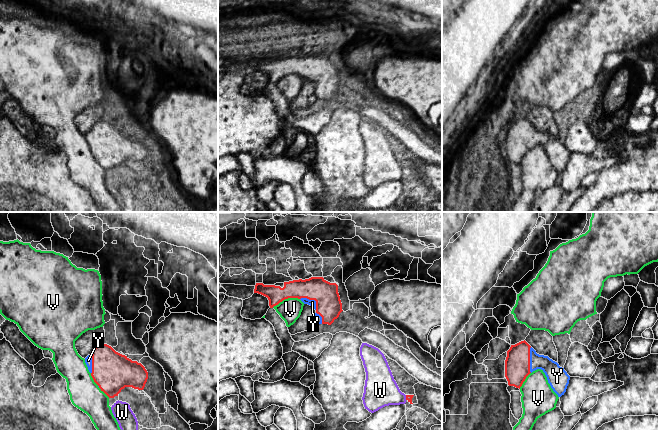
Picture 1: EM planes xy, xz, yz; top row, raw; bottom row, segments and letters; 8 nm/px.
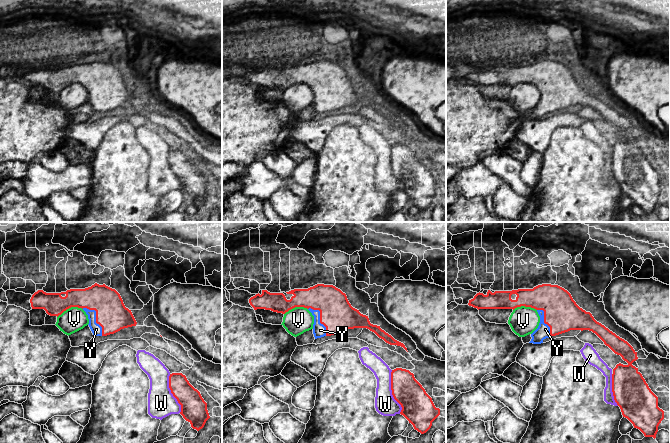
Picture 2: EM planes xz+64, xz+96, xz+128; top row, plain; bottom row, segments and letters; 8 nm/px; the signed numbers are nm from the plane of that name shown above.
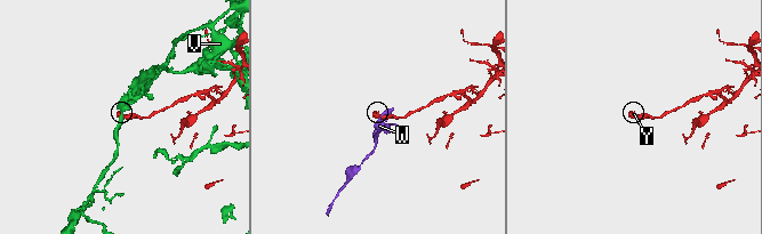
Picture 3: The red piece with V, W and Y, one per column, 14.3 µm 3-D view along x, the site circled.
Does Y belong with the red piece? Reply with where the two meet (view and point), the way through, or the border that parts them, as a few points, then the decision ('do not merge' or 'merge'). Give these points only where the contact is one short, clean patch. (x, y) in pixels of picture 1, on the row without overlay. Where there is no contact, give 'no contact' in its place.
meets red in yz at (529, 136); runs through yz (517, 140), (522, 136), (529, 136), (543, 138), (556, 151); merge

